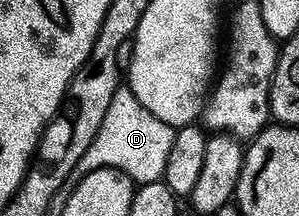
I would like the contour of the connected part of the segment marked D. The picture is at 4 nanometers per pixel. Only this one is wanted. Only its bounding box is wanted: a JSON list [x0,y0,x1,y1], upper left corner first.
[74,88,175,186]

